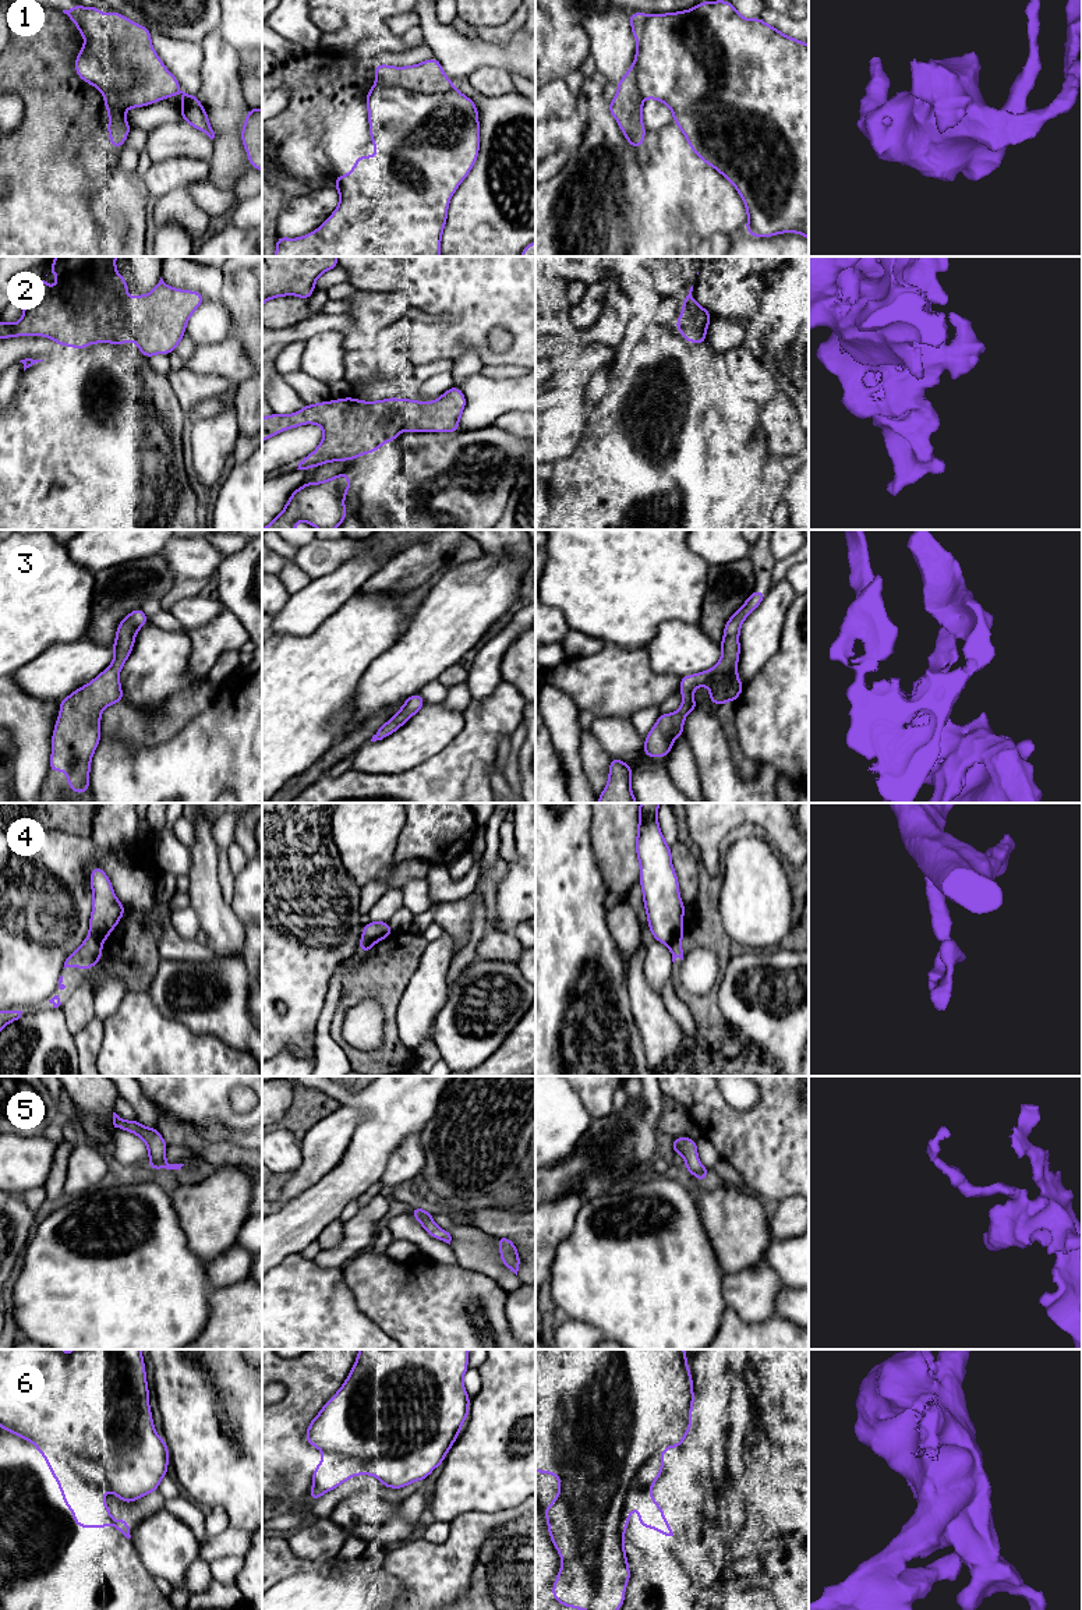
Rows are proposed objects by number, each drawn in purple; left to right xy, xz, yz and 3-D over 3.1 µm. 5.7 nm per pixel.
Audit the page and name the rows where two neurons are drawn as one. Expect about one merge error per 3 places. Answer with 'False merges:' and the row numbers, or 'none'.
False merges: 1, 4, 6

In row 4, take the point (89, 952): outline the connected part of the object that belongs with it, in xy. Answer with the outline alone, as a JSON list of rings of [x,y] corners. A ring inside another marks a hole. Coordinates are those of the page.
[[[91,934],[84,940],[78,949],[68,955],[64,967],[82,967],[89,970],[102,959],[103,941],[92,937]]]

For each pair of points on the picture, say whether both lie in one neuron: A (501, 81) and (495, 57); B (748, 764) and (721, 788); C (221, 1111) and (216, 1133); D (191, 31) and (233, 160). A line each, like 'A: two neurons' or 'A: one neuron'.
A: two neurons
B: two neurons
C: two neurons
D: two neurons

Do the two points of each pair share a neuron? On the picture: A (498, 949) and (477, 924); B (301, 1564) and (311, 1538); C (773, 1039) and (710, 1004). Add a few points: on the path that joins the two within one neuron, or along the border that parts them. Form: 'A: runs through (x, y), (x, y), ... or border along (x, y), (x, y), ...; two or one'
A: border along (488, 929), (477, 945), (476, 956); two
B: border along (286, 1540), (299, 1557), (336, 1557); two
C: border along (715, 994), (718, 1011), (731, 1026); two

